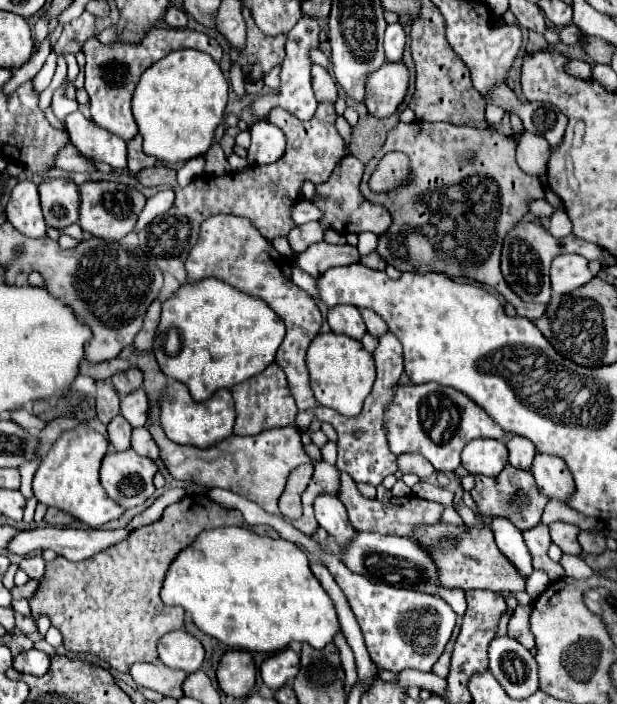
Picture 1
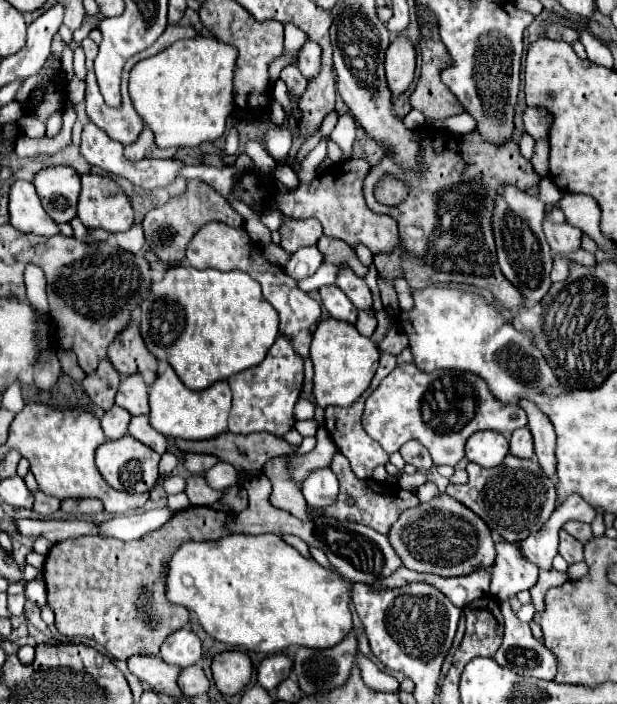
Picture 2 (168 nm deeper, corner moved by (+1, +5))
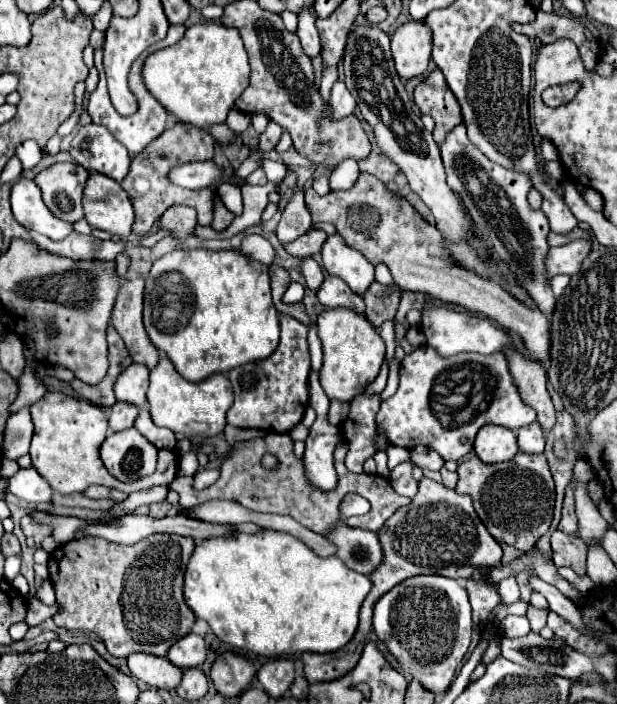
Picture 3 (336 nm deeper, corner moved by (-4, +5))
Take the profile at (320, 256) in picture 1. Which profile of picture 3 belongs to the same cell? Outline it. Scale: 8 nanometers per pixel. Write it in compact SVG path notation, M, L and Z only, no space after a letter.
M306 259L304 265L302 265L302 275L304 275L304 279L306 279L306 287L316 293L316 291L320 289L322 281L324 281L324 275L322 275L320 265L314 263L314 261L310 261L310 259Z

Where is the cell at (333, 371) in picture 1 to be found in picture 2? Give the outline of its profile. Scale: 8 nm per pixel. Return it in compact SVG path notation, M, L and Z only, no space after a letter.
M331 317L331 319L319 321L319 325L313 333L311 361L315 367L313 393L315 393L317 405L323 409L329 405L349 407L369 387L369 383L377 371L377 365L379 365L379 351L377 351L377 345L373 343L373 339L363 337L355 329L355 325Z

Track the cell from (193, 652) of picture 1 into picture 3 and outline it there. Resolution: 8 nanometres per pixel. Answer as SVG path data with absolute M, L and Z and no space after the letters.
M188 633L182 637L176 645L166 655L176 667L180 669L190 669L190 667L200 667L206 659L206 649L204 649L204 639L196 633Z

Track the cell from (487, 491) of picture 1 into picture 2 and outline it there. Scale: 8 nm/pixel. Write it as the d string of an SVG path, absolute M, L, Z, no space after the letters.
M507 455L501 465L491 469L469 463L467 473L469 481L465 485L449 485L445 493L483 517L489 529L497 531L505 541L523 541L523 537L539 531L557 507L555 479L547 477L537 461Z

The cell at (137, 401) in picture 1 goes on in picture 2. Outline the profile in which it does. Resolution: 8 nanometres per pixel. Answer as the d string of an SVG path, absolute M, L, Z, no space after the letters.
M137 373L137 375L129 375L127 379L121 381L117 397L115 397L115 403L119 407L127 409L133 417L147 415L149 413L147 395L149 395L149 387L145 385L143 377Z

